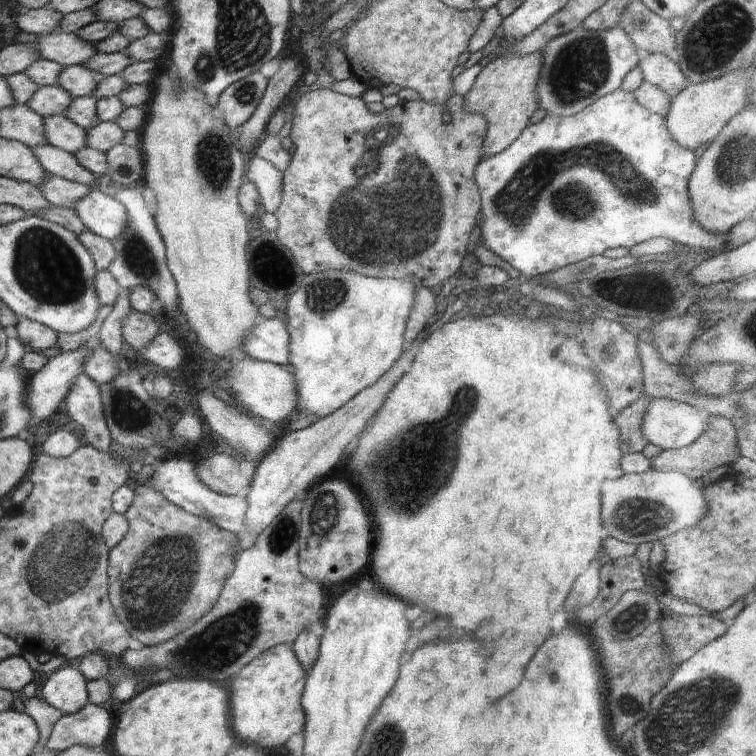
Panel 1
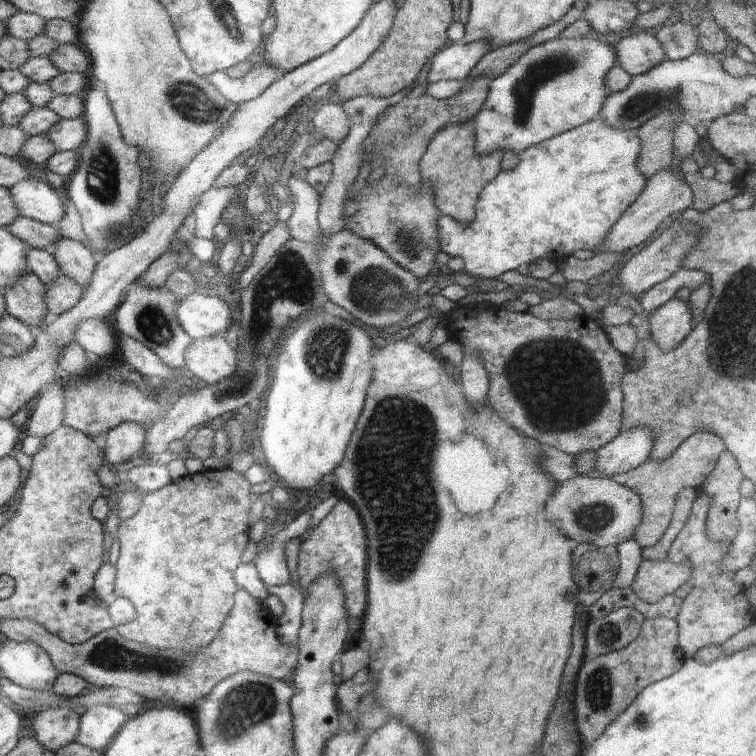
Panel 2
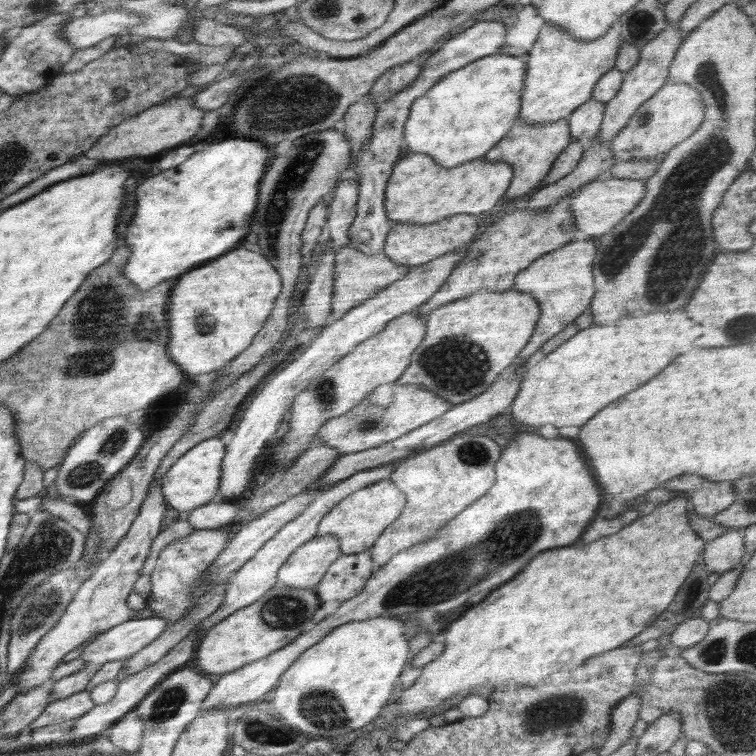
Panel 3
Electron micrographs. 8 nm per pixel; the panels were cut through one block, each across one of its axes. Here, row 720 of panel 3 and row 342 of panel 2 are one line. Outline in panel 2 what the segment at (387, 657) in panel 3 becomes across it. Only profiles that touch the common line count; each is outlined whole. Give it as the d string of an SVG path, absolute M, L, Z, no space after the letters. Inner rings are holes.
M333 308L318 311L310 317L302 317L297 323L293 323L289 331L285 334L283 343L279 347L279 350L275 352L275 358L272 361L270 386L264 393L266 397L266 414L264 414L262 419L262 428L258 430L260 431L260 448L264 452L268 468L271 470L273 476L280 479L291 493L310 490L314 486L322 484L322 482L327 482L333 470L342 462L346 447L352 436L352 431L356 428L356 423L364 408L367 388L371 381L371 356L373 352L366 328L361 323L352 320L344 312Z

